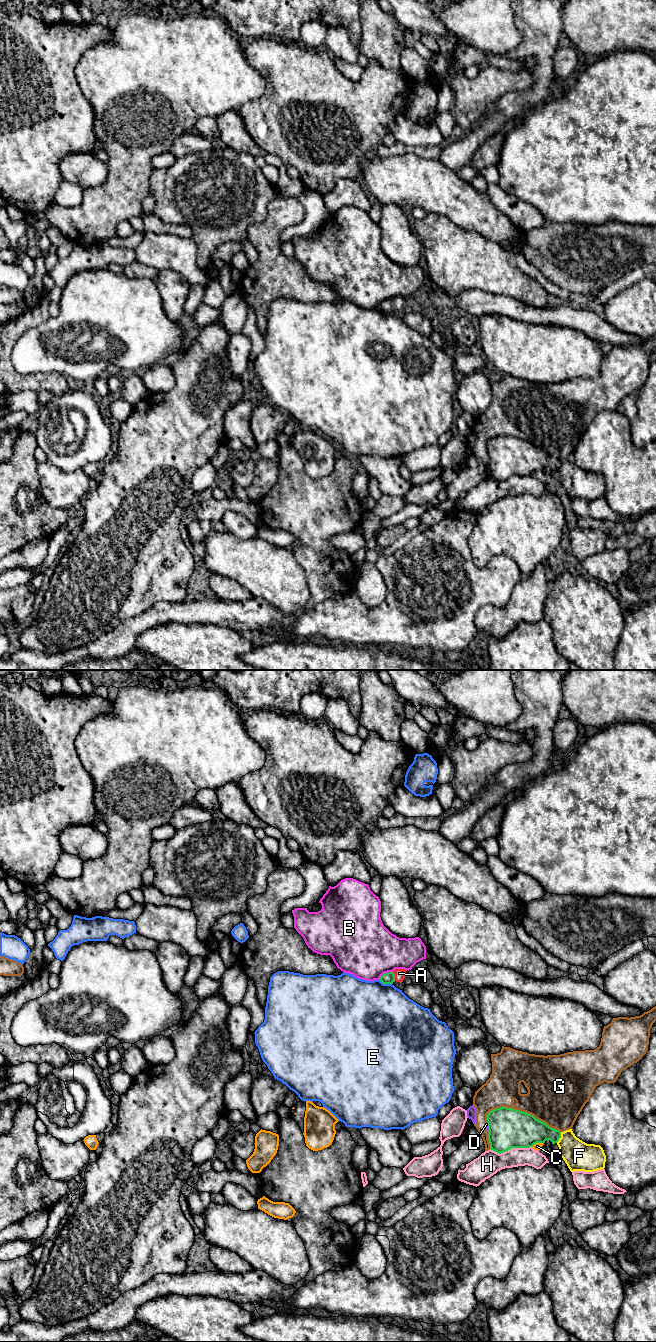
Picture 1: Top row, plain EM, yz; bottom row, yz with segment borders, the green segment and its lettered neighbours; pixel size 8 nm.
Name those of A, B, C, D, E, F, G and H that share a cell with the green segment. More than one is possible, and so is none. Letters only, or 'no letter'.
A

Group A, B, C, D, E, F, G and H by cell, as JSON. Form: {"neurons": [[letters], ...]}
{"neurons": [["A"], ["B"], ["C"], ["D", "G"], ["E"], ["F"], ["H"]]}

